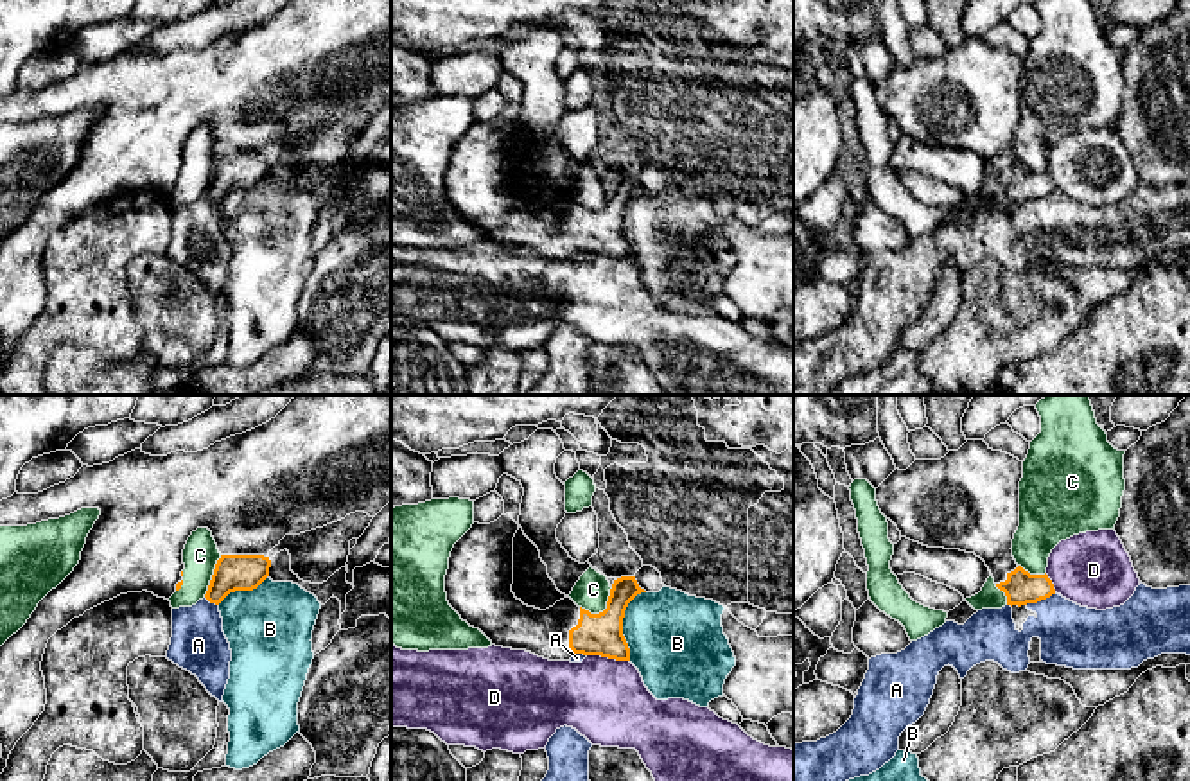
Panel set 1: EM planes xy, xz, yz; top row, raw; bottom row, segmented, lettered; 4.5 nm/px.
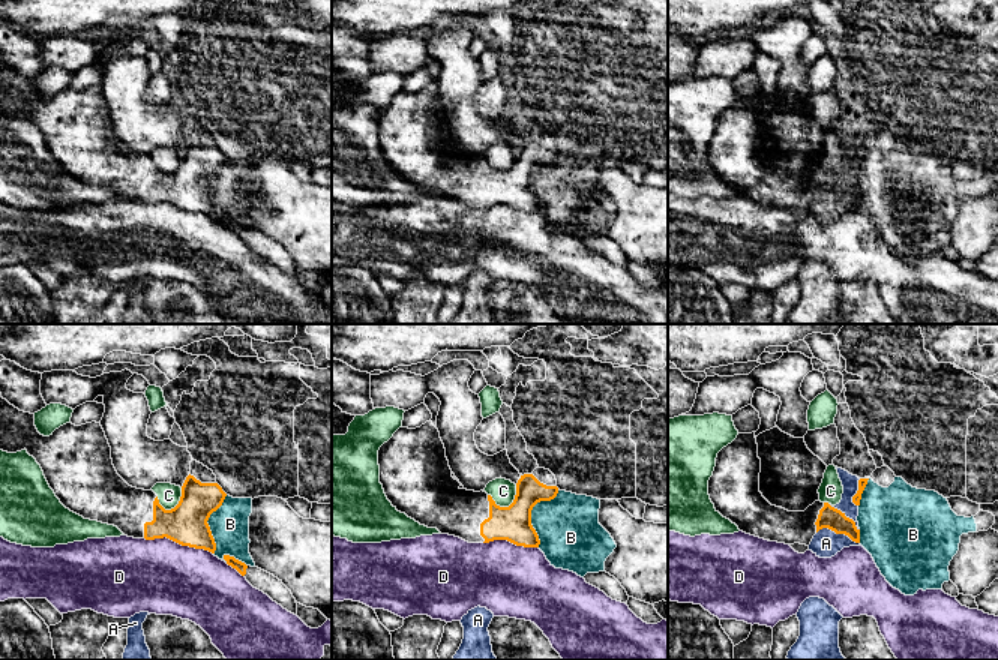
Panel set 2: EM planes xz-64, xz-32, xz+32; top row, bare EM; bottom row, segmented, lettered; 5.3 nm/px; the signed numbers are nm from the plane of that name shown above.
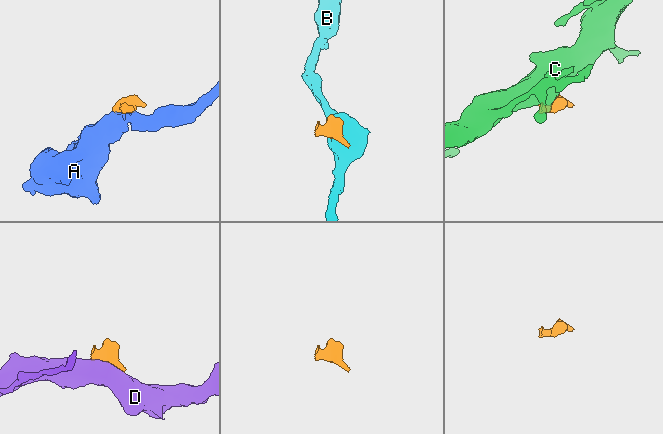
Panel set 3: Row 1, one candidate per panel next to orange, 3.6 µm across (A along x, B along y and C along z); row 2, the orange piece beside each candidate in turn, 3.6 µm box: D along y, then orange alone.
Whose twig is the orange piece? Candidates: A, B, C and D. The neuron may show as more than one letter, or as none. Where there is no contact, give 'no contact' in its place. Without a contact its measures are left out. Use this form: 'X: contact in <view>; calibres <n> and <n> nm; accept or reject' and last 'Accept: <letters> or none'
A: contact in yz; calibres 150 and 280 nm; reject
B: contact in xz; calibres 190 and 420 nm; reject
C: contact in xz; calibres 190 and 160 nm; reject
D: contact in xz; calibres 190 and 380 nm; reject
Accept: none

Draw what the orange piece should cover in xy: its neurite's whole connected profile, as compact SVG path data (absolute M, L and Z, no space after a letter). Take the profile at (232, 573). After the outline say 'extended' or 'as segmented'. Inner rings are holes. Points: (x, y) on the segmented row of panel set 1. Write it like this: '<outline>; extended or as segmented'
M221 555L205 598L219 605L230 592L253 591L269 576L269 567L264 555Z; as segmented

